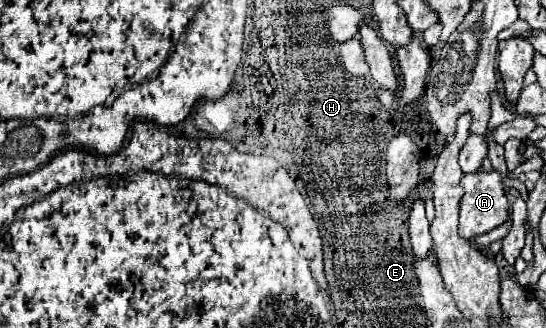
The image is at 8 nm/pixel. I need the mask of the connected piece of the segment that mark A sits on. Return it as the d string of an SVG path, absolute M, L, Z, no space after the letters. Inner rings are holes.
M476 171L470 175L462 177L462 187L464 187L464 197L460 201L460 235L464 239L472 239L480 233L488 233L494 227L502 225L508 219L508 197L502 185L502 177L498 171Z

